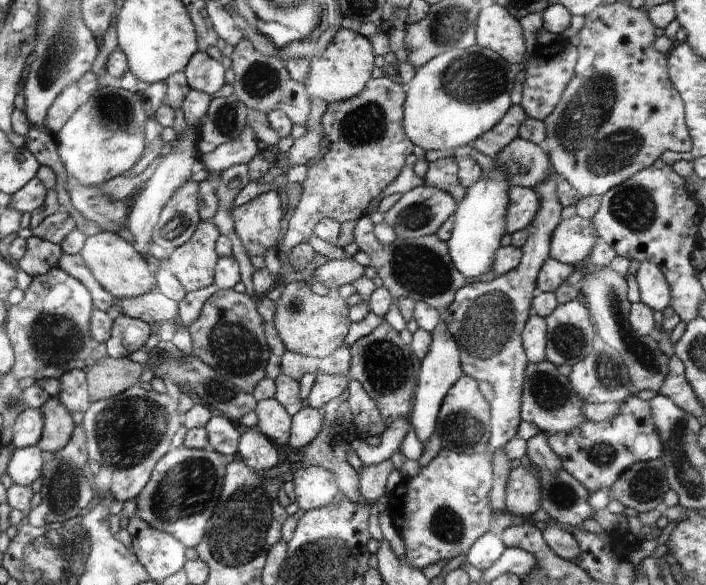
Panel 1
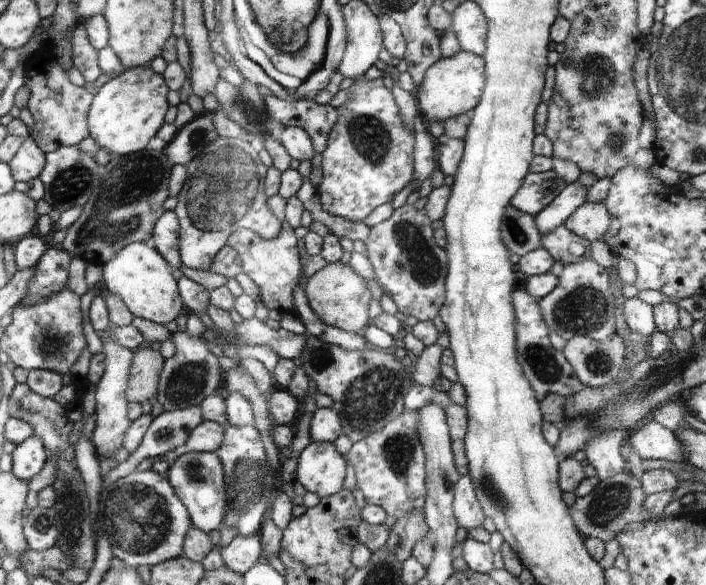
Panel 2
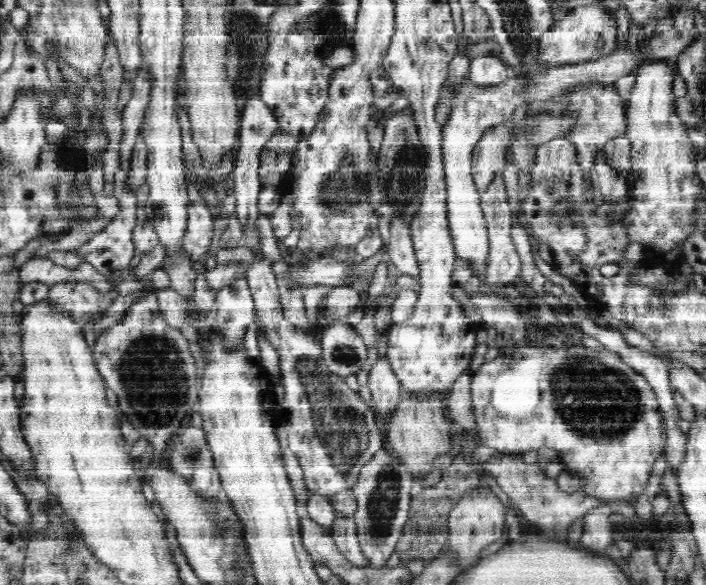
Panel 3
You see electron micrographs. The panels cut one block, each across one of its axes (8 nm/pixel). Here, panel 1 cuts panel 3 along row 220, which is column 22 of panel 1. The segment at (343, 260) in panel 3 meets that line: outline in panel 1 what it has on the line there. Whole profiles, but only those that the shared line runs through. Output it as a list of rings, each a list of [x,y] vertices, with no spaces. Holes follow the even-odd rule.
[[[37,236],[28,239],[28,252],[25,259],[15,262],[17,267],[33,278],[47,274],[60,267],[64,258],[64,248]]]

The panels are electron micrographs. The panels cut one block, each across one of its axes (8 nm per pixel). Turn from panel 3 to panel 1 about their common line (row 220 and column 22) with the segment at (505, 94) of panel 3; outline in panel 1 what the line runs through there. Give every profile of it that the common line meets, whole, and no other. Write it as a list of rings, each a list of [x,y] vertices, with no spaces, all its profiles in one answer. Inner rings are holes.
[[[38,445],[16,449],[9,464],[8,475],[13,477],[17,484],[32,486],[40,478],[43,479],[43,470],[48,458]]]

